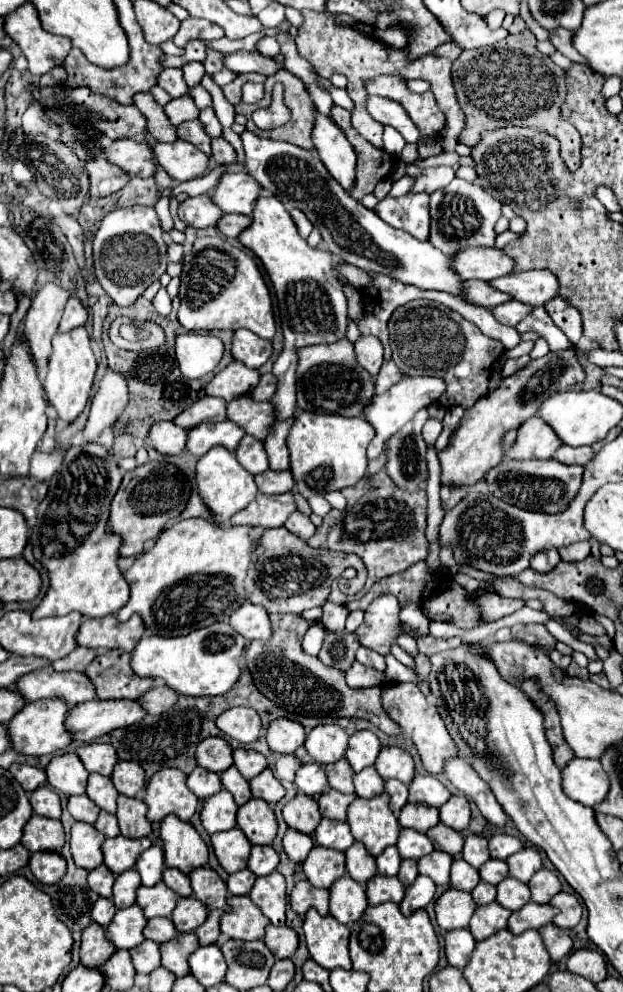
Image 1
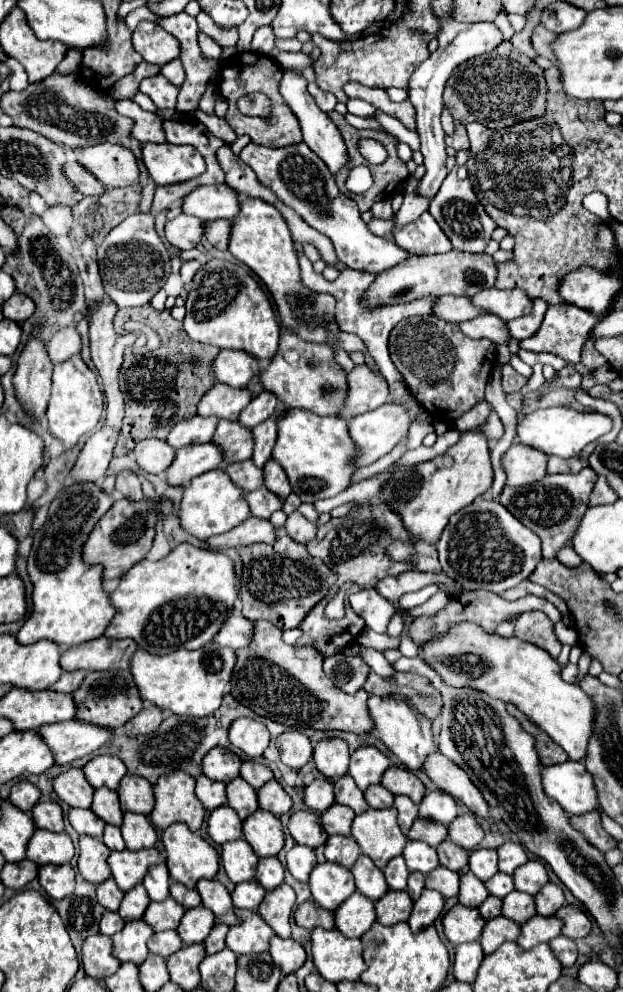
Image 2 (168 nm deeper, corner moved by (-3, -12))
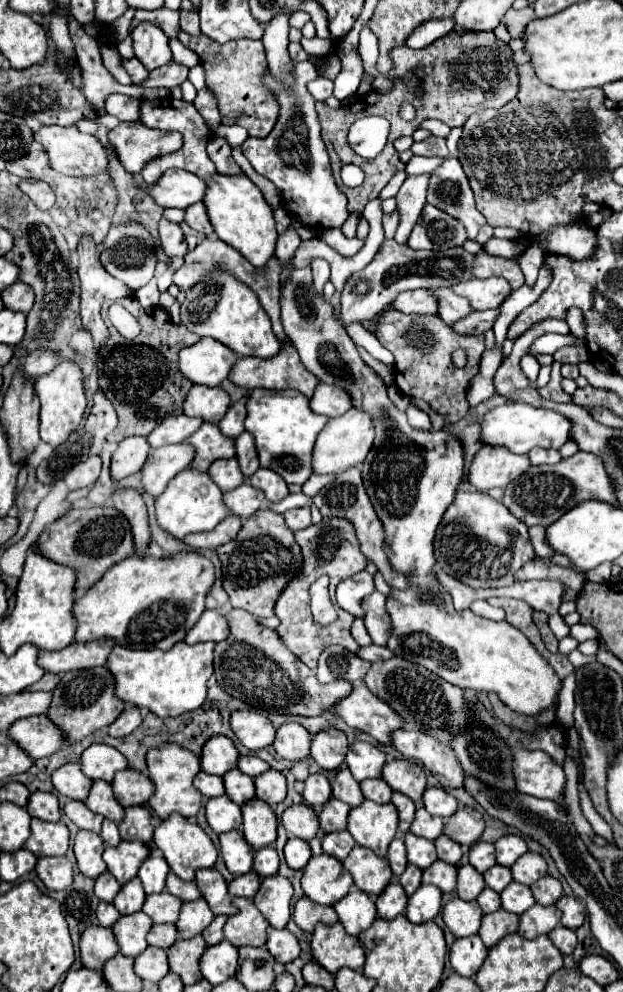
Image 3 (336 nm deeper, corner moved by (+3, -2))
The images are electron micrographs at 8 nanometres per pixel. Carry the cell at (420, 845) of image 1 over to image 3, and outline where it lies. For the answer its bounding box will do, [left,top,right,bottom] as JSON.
[404,832,436,870]

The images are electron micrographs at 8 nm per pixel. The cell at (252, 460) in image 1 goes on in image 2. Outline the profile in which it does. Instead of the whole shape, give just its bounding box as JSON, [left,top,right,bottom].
[226,460,264,492]

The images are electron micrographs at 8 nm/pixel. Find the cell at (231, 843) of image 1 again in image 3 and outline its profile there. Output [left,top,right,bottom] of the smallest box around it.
[220,830,254,876]

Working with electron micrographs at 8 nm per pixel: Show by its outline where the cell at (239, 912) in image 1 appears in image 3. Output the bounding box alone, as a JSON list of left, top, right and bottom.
[224,898,268,946]

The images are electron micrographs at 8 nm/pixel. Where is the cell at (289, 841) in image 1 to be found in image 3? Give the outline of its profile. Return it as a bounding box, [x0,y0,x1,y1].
[284,838,312,870]

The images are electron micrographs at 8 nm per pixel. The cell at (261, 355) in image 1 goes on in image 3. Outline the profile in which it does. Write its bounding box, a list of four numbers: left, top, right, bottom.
[178,338,238,386]

